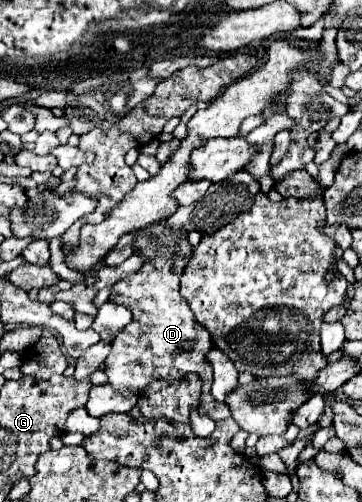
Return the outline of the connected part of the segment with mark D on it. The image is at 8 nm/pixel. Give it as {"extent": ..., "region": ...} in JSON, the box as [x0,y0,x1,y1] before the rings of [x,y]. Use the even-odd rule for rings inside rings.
{"extent":[105,222,229,420],"region":[[[165,222],[151,224],[137,230],[137,250],[149,254],[149,262],[127,280],[113,286],[113,296],[109,302],[125,304],[133,312],[131,324],[127,324],[111,344],[111,354],[107,356],[105,374],[115,390],[143,390],[153,380],[164,379],[170,385],[178,383],[185,374],[197,374],[203,380],[203,414],[211,420],[223,420],[229,414],[229,406],[213,402],[211,384],[213,370],[205,362],[205,354],[213,348],[209,332],[195,322],[189,304],[179,294],[179,278],[187,260],[191,258],[191,248],[187,234],[169,232]]]}

